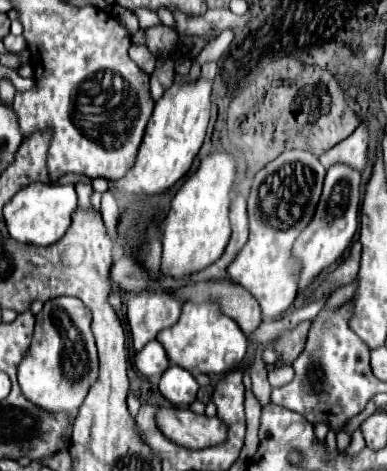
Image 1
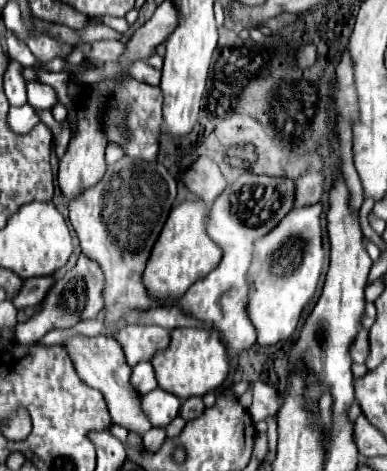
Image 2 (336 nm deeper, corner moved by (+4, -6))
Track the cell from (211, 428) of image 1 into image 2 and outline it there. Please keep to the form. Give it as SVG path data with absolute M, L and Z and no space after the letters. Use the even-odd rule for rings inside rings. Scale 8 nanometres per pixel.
M98 335L94 339L88 337L74 337L72 341L68 341L68 351L70 357L74 359L76 371L80 375L82 381L86 381L90 387L98 389L108 405L112 423L118 423L122 427L126 427L132 433L138 433L140 437L152 429L152 423L148 419L148 415L144 413L144 409L140 407L140 395L134 391L134 387L130 385L130 375L132 375L132 367L126 363L122 347L116 343L116 339L110 339L106 335Z

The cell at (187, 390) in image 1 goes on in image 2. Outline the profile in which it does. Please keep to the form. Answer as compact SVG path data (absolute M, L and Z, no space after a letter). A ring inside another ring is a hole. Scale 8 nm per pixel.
M158 387L142 395L142 407L150 411L150 423L154 423L154 427L166 427L178 415L180 399Z

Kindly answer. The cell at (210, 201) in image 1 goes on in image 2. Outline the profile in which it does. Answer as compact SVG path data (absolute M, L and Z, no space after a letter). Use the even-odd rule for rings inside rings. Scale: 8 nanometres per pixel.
M200 199L184 201L170 211L144 271L144 283L146 287L150 287L150 295L154 295L156 299L180 299L192 283L206 277L214 267L218 267L222 249L206 233L208 215L210 207Z

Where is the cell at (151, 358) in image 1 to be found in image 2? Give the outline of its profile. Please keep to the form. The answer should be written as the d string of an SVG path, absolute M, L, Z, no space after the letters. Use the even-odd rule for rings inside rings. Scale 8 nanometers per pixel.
M148 361L138 363L138 365L132 369L130 383L132 383L132 387L134 387L140 395L146 395L146 393L150 393L154 387L158 387L152 363L148 363Z

